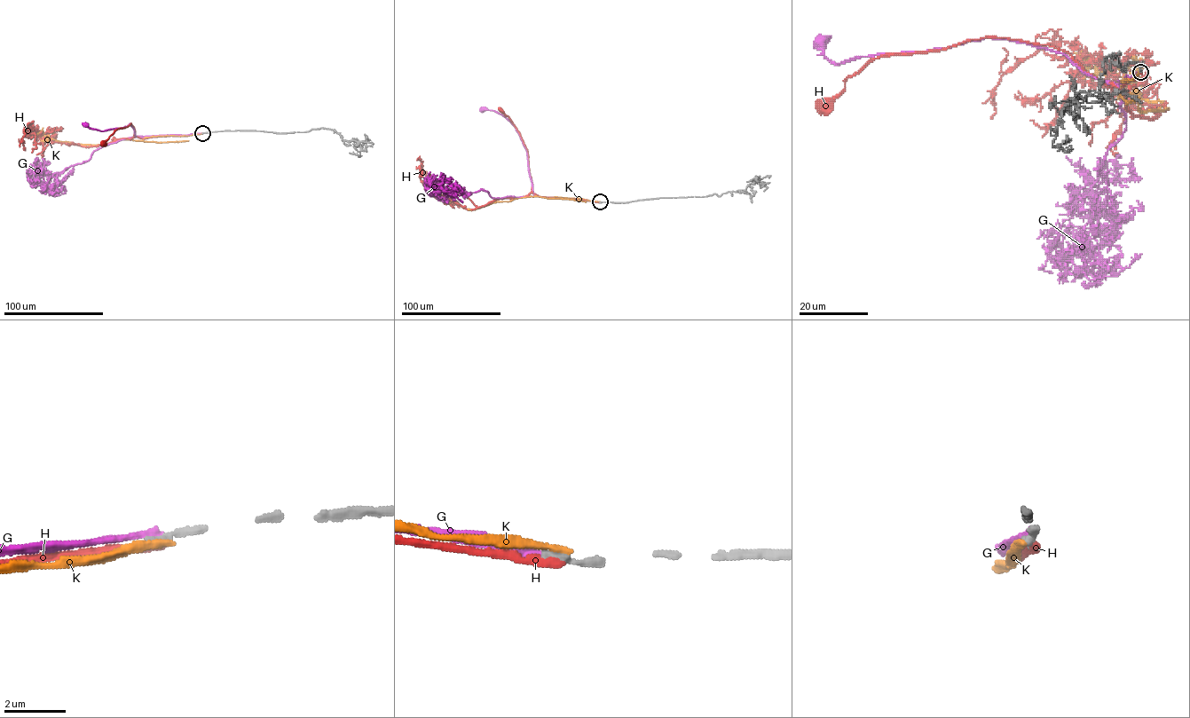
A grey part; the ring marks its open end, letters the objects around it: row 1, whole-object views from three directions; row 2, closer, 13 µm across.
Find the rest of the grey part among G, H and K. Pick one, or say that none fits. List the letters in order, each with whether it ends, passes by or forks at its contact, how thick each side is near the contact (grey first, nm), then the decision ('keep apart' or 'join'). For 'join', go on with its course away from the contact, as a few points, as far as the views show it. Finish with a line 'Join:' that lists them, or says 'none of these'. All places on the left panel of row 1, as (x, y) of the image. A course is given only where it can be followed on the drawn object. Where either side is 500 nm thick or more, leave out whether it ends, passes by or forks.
G: it ends | 300/280 nm | keep apart
H: it ends | 300/280 nm | keep apart
K: it ends | 320/240 nm | keep apart
Join: none of these

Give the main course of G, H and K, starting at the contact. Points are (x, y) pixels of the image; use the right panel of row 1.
G: (1140, 71), (1120, 86), (1084, 74), (1064, 54), (983, 38), (835, 64), (820, 42)
H: (1140, 72), (1122, 90), (1065, 51), (982, 37), (940, 50), (880, 55), (850, 74), (825, 106)
K: (1139, 71), (1121, 96), (1142, 113), (1165, 110), (1123, 95), (1134, 76), (1075, 58)

